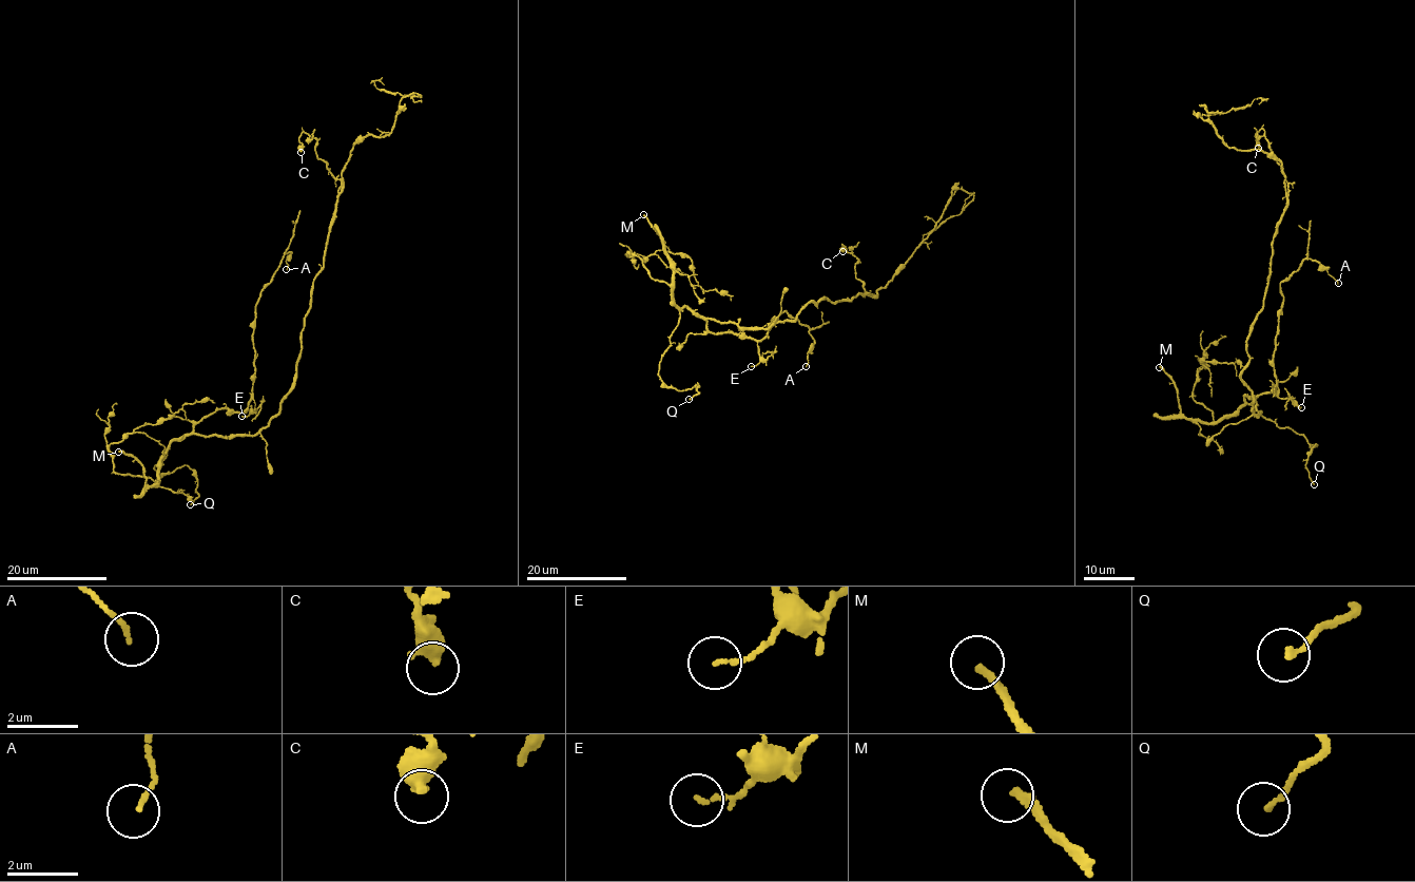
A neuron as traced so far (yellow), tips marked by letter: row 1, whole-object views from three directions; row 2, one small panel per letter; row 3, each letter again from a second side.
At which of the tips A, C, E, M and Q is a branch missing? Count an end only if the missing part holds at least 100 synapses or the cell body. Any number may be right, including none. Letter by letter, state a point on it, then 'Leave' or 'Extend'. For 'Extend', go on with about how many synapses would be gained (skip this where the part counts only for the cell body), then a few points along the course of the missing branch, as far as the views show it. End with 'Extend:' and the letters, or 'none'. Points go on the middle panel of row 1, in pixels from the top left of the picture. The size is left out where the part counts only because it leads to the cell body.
A: Place: (806, 366). Leave
C: Place: (842, 251). Leave
E: Place: (751, 366). Leave
M: Place: (643, 214). Extend. Roughly 110 synapses
Q: Place: (689, 399). Leave
Extend: M

